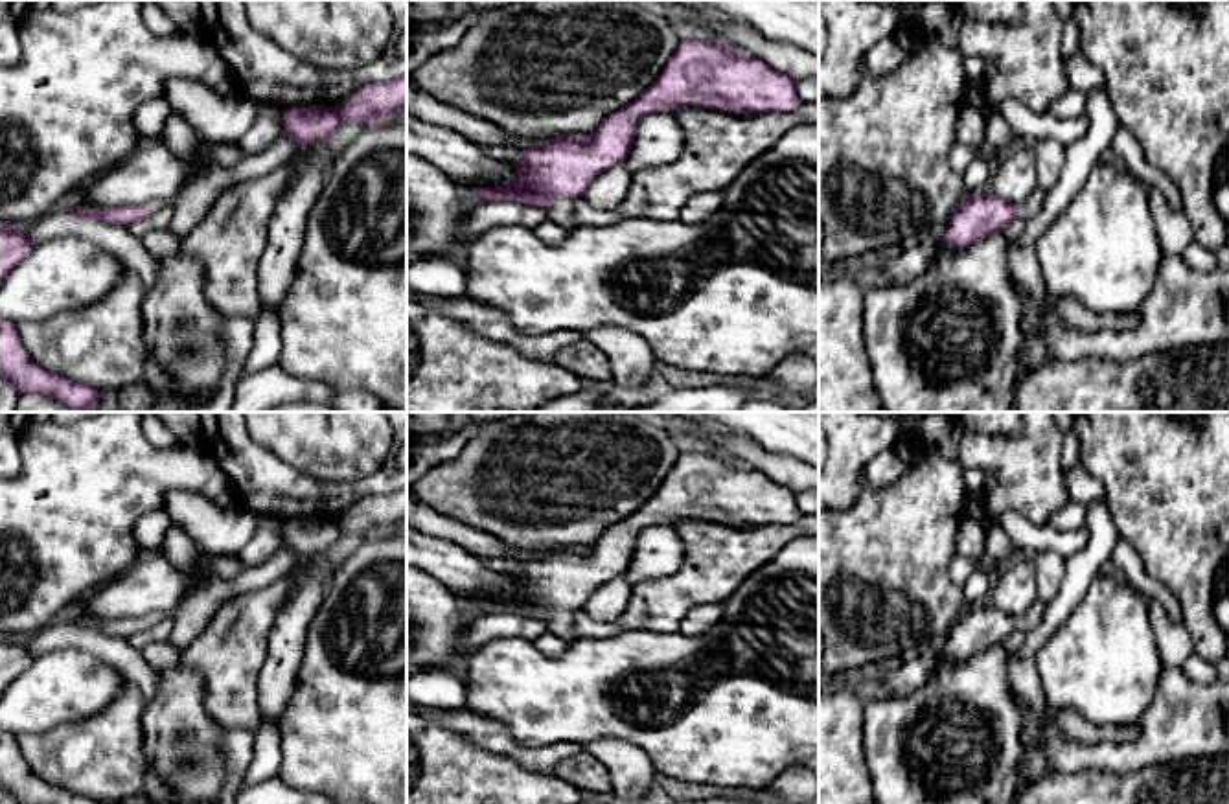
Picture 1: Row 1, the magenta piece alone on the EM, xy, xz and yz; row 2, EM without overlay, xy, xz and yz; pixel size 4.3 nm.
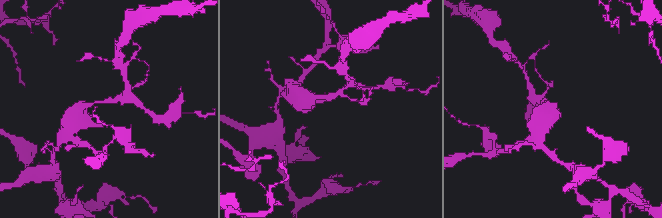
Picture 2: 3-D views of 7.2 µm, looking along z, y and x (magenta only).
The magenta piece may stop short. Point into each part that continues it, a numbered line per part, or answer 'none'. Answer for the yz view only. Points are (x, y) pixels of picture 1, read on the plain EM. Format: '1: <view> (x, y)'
1: yz (1033, 617)

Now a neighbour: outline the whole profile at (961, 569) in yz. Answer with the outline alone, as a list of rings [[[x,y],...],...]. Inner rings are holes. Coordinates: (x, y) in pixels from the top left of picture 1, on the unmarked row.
[[[955,554],[948,567],[948,576],[955,585],[962,587],[973,570],[975,559]]]

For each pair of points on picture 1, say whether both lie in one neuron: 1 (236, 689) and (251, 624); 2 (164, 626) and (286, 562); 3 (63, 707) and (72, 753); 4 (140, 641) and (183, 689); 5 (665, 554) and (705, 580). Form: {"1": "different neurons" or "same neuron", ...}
{"1": "same neuron", "2": "different neurons", "3": "different neurons", "4": "different neurons", "5": "different neurons"}

